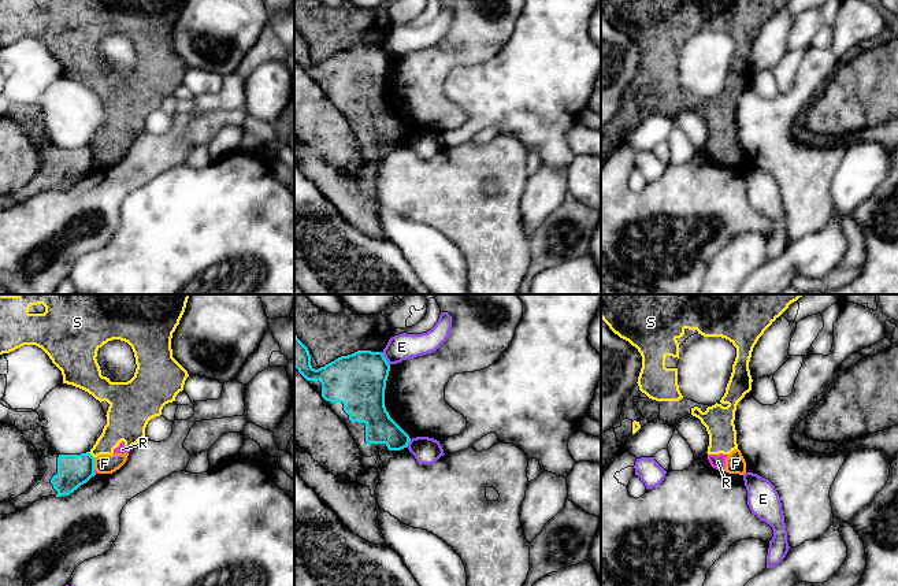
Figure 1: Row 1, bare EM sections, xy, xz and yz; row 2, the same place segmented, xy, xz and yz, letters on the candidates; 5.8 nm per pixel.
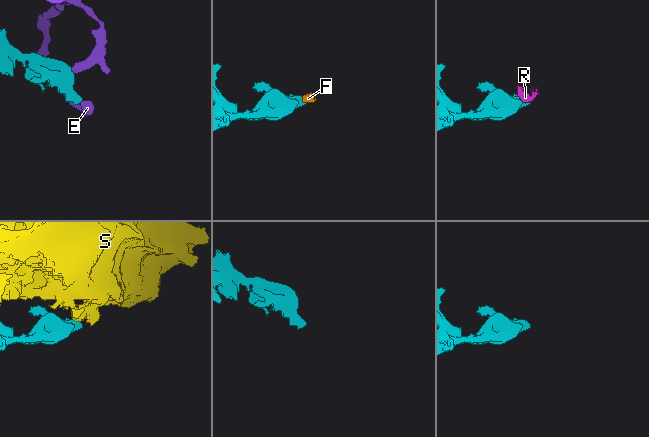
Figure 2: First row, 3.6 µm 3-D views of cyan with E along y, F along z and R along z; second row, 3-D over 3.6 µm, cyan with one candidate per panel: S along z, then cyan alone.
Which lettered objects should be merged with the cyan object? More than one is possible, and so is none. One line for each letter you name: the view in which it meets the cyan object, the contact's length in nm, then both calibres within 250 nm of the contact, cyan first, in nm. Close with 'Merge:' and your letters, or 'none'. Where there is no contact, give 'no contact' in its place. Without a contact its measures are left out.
Merge: none

